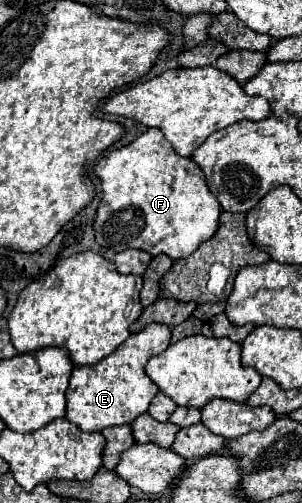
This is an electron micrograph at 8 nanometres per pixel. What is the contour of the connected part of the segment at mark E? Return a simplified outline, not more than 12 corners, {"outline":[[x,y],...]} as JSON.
{"outline":[[169,327],[75,367],[65,417],[87,433],[133,423],[159,393],[145,375]]}

